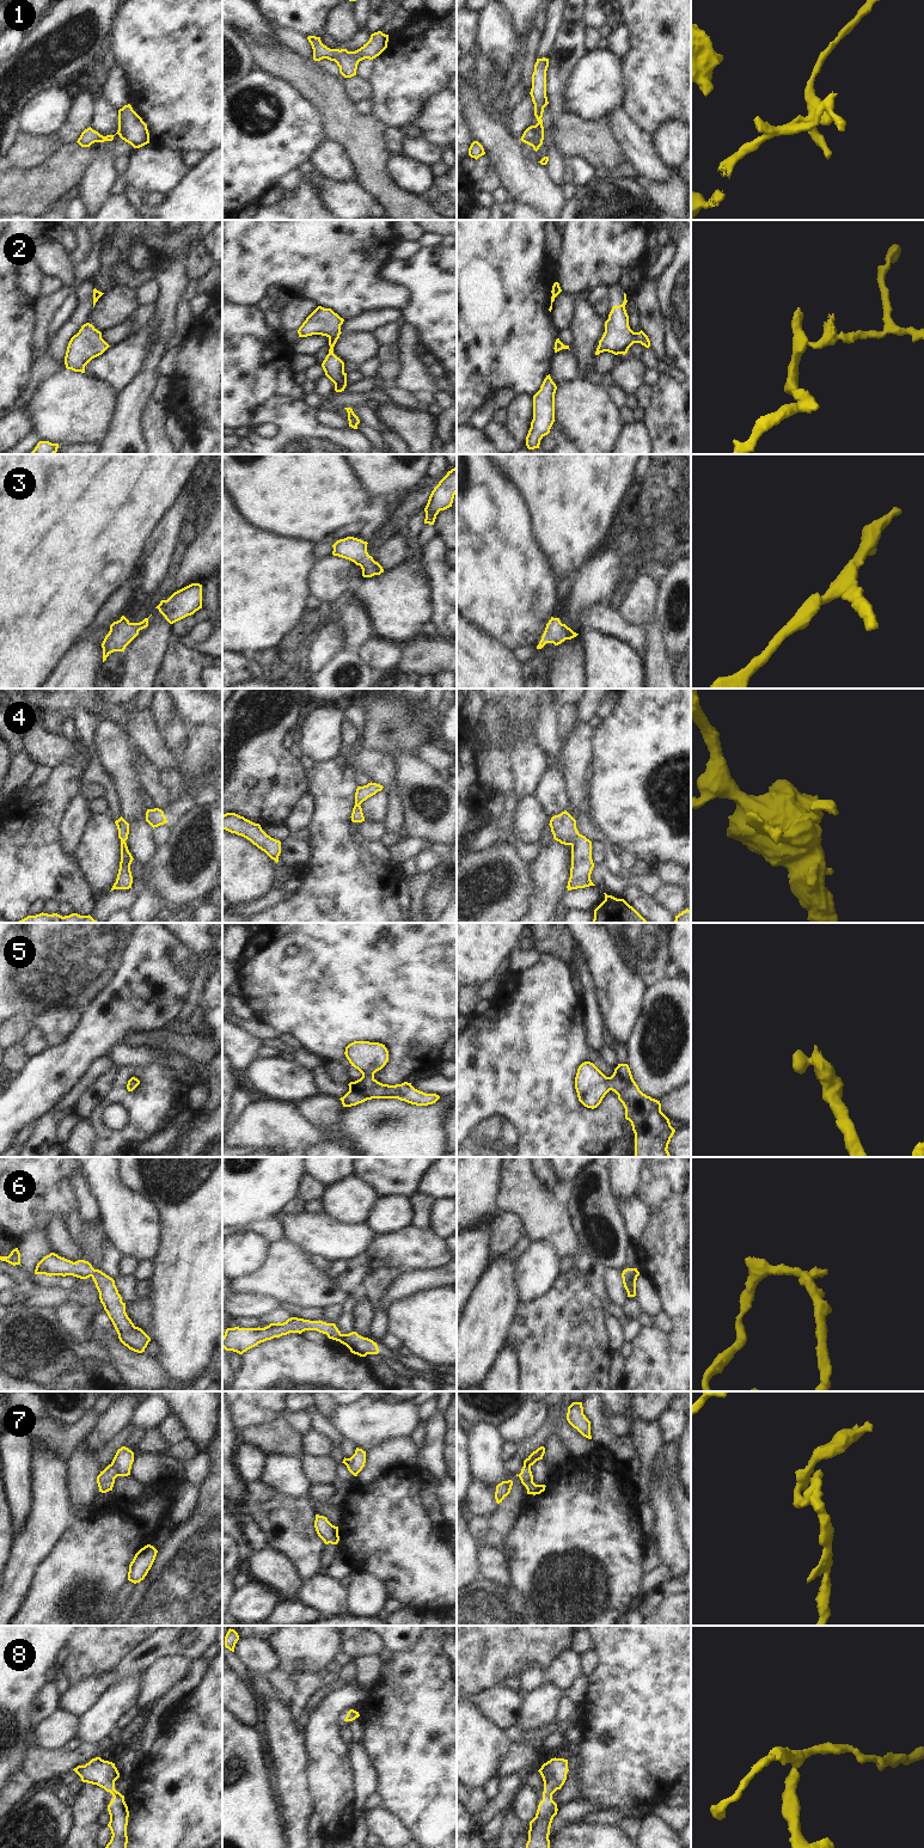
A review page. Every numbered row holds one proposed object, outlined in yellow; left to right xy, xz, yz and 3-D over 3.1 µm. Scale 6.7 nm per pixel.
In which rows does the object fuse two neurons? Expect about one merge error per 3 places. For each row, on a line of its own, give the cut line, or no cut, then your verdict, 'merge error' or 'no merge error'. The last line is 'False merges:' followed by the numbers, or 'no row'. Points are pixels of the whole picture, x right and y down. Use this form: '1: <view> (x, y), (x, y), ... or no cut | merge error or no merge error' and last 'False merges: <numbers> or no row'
1: no cut | no merge error
2: no cut | no merge error
3: no cut | no merge error
4: no cut | no merge error
5: no cut | no merge error
6: no cut | no merge error
7: xy (111, 1463), (117, 1475) | merge error
8: no cut | no merge error
False merges: 7

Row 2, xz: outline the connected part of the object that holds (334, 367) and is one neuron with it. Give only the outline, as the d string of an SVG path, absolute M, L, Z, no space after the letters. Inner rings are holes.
M318 306L299 328L299 337L322 335L329 338L329 354L322 363L325 375L335 384L335 391L342 392L347 386L344 362L334 354L334 347L339 338L344 319L331 308Z

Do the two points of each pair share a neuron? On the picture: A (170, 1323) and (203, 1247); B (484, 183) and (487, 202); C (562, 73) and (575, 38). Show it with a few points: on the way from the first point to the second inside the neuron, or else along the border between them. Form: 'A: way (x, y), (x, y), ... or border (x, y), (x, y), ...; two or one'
A: way (189, 1304), (203, 1283), (203, 1266); one
B: border (477, 190), (488, 190), (490, 193); two
C: way (564, 65), (574, 55), (575, 47); one

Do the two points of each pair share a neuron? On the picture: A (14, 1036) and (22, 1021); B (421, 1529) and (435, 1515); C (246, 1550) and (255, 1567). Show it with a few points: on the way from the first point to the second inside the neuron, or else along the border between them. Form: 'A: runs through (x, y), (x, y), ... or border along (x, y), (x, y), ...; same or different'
A: runs through (14, 1033), (14, 1028), (18, 1025); same
B: border along (420, 1494), (421, 1507), (429, 1522), (441, 1528); different
C: border along (254, 1552), (243, 1567); different

